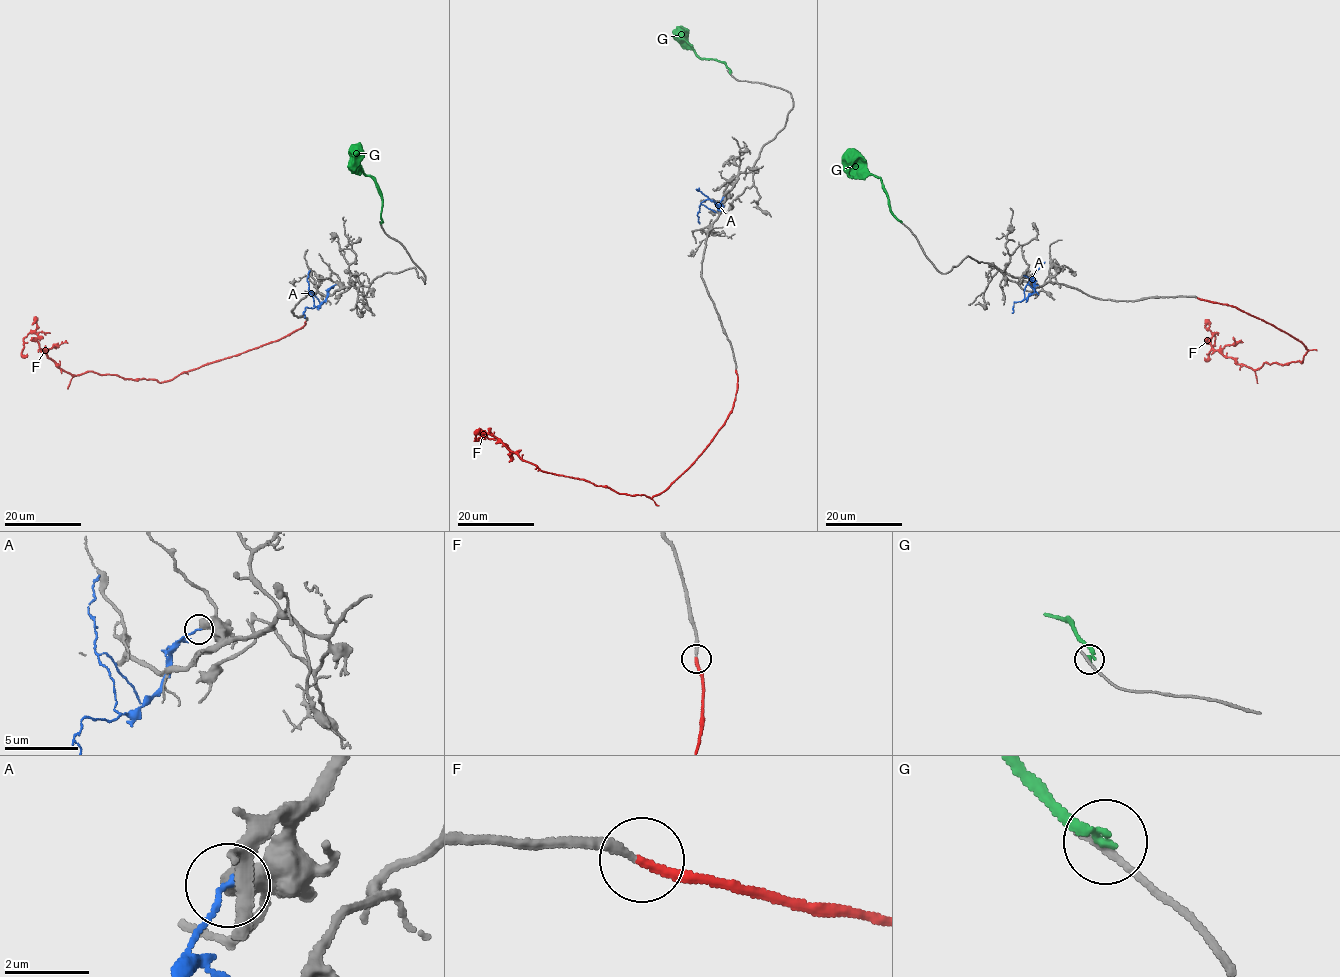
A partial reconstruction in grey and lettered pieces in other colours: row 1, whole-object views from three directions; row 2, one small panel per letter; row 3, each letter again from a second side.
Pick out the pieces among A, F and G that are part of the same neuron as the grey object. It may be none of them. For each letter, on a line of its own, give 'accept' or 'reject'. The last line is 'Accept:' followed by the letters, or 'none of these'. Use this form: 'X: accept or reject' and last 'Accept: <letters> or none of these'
A: reject
F: accept
G: reject
Accept: F

